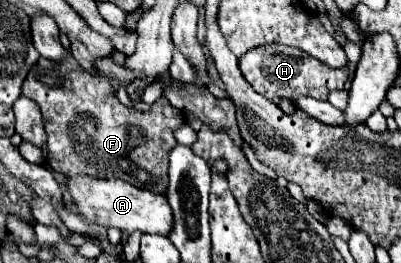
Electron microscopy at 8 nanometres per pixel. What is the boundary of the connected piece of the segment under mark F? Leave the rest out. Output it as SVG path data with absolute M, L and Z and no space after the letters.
M68 53L64 61L50 61L40 59L34 67L34 73L38 75L26 75L22 83L22 95L30 97L38 103L44 119L44 127L48 133L48 157L46 165L62 175L90 175L100 179L122 179L126 183L132 183L136 187L162 193L166 195L166 171L168 171L168 155L172 147L176 147L174 131L184 125L184 115L178 113L176 107L168 103L168 99L162 95L154 105L150 105L148 111L138 111L134 107L126 107L118 101L114 95L110 83L106 79L98 79L90 73L86 73L76 59Z

